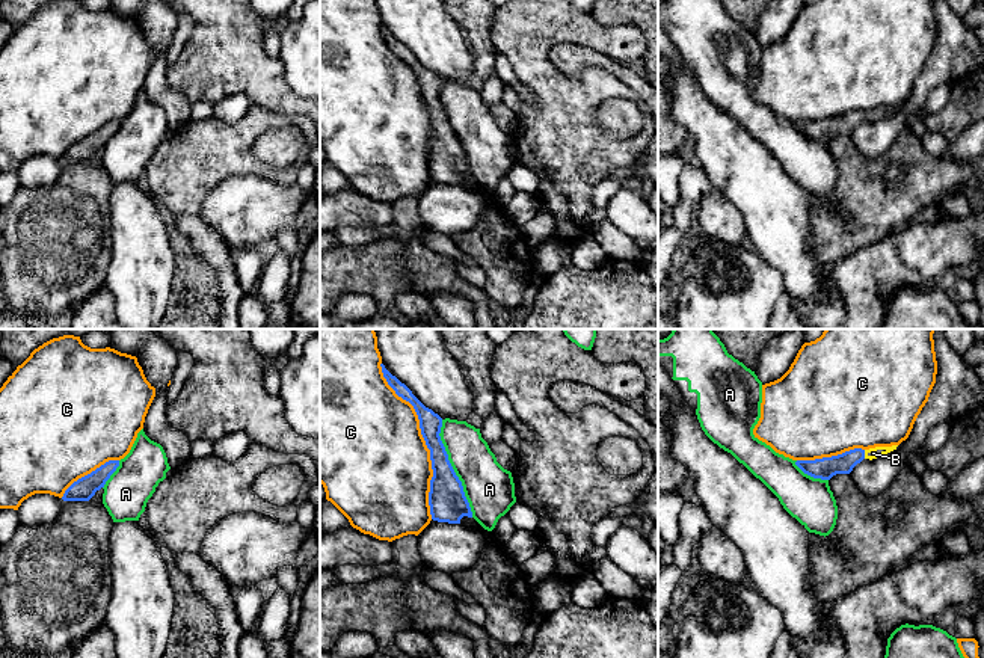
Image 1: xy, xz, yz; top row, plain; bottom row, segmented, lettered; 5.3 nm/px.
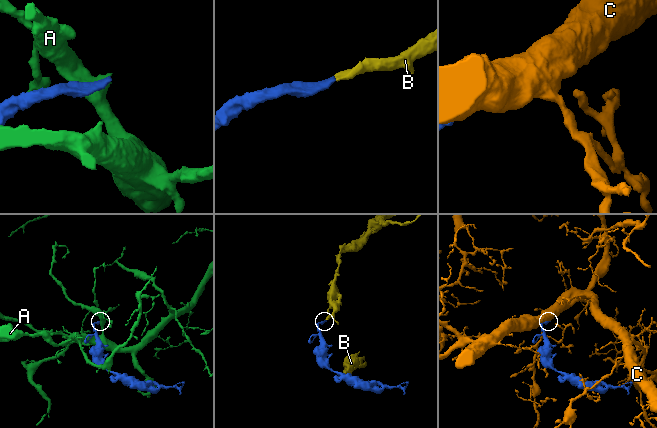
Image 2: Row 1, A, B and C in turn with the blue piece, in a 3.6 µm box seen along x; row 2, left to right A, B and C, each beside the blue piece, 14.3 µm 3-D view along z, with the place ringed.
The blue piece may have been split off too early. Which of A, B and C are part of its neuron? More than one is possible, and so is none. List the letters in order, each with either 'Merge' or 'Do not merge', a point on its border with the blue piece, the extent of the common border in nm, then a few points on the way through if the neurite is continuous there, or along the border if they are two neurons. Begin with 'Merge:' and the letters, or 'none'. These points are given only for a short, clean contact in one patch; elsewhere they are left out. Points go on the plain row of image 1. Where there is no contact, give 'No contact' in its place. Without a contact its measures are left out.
Merge: B
A: Do not merge. Touches blue at xz (452, 130). Shared border 550 nm
B: Merge. Touches blue at yz (864, 116). Shared border 50 nm. Path across: yz (824, 130), (864, 116), (873, 115)
C: Do not merge. Touches blue at xz (424, 101). Shared border 900 nm

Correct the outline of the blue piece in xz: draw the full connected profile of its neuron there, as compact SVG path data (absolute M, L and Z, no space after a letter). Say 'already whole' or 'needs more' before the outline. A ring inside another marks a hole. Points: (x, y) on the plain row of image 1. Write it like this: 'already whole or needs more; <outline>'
already whole; M380 26L383 39L398 59L409 63L420 81L421 97L430 112L433 139L430 142L429 168L433 183L460 186L463 178L472 180L462 143L456 137L441 103L442 80L426 69L412 53Z

